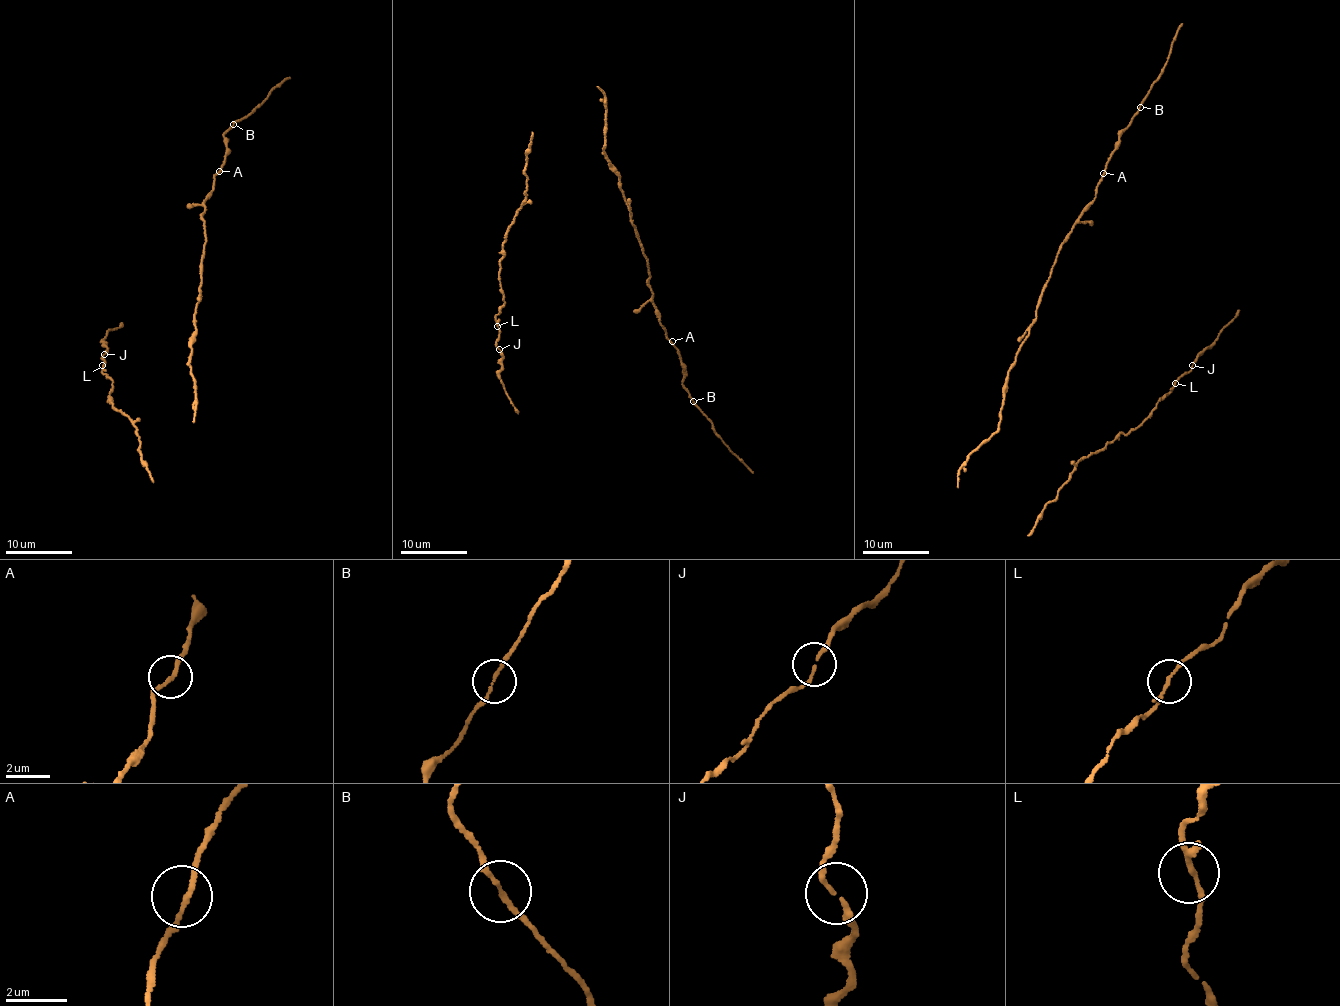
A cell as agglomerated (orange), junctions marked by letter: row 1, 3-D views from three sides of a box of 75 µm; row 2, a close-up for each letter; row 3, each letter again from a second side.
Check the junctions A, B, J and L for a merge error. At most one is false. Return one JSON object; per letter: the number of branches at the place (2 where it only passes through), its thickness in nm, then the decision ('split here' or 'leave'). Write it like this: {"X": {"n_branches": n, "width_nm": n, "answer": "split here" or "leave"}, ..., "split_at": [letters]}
{"A": {"n_branches": 2, "width_nm": 150, "answer": "leave"}, "B": {"n_branches": 2, "width_nm": 150, "answer": "leave"}, "J": {"n_branches": 2, "width_nm": 160, "answer": "leave"}, "L": {"n_branches": 2, "width_nm": 140, "answer": "leave"}, "split_at": []}

